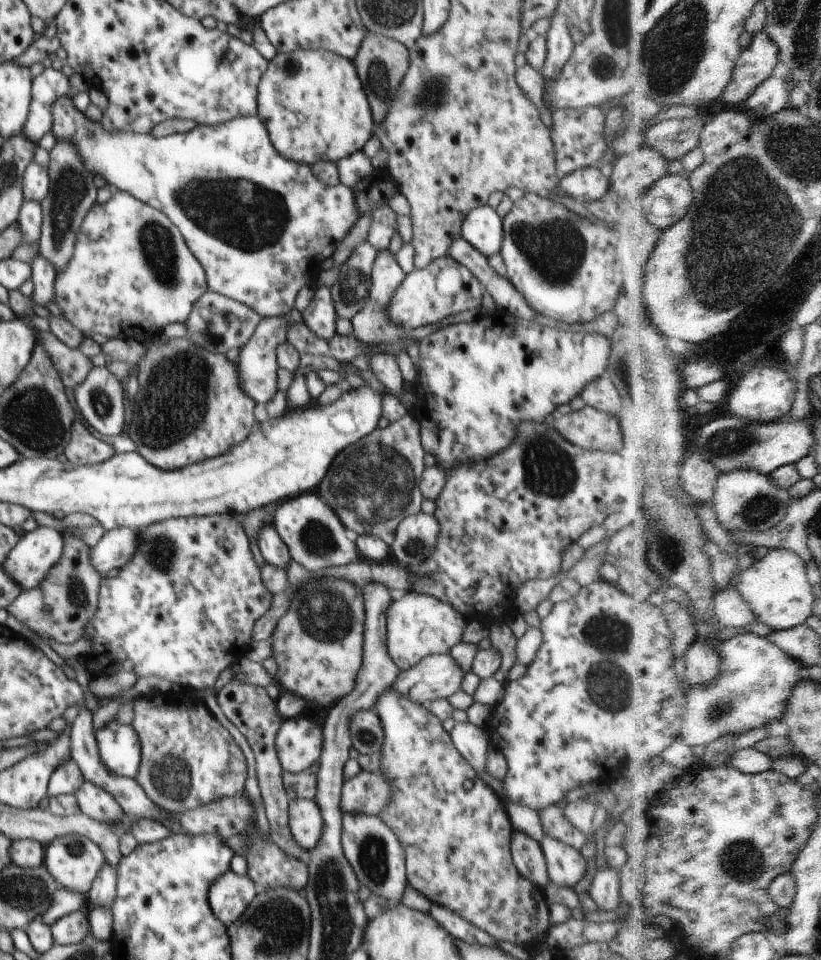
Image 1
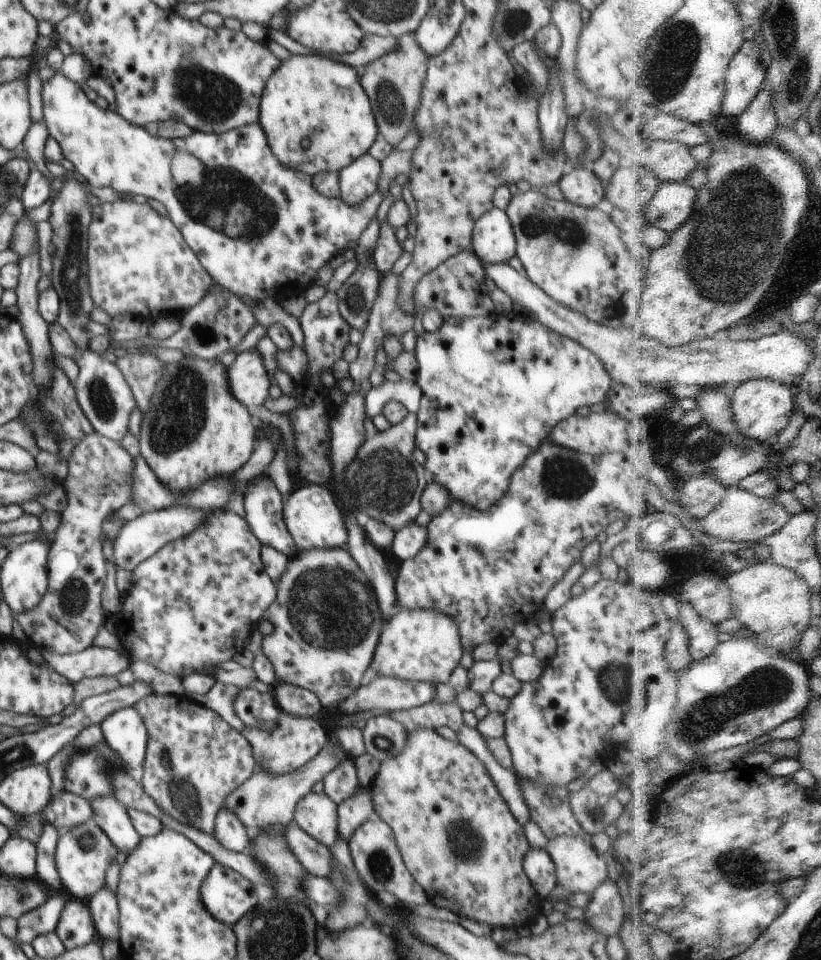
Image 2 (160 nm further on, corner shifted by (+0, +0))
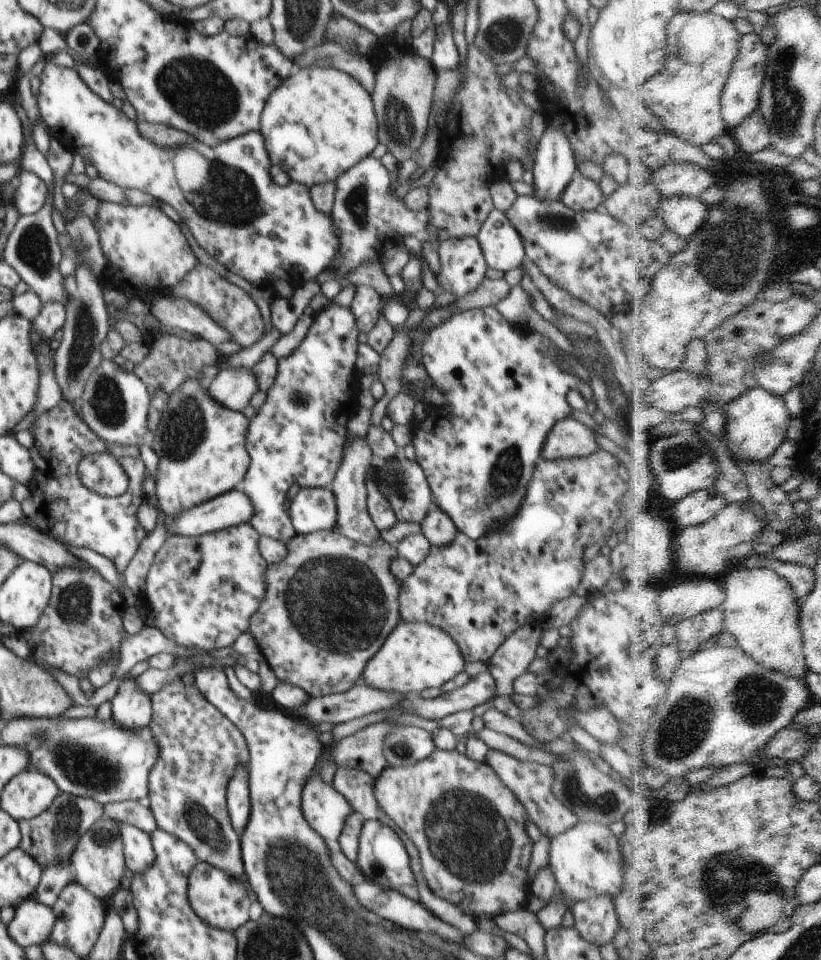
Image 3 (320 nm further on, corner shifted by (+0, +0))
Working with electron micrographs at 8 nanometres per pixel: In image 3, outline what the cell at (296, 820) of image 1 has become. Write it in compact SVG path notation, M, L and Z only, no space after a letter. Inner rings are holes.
M318 774L308 780L301 792L301 811L308 824L322 836L327 846L336 849L347 818L356 810L333 784L327 783Z

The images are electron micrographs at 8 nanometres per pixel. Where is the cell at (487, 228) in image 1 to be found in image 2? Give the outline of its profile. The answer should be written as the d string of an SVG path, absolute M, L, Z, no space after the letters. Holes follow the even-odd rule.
M493 207L473 226L472 251L486 265L508 263L517 249L515 234L505 210Z

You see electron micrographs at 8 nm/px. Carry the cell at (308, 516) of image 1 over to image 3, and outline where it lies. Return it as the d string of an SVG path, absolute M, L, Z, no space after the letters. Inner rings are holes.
M301 488L287 512L298 534L316 533L337 526L337 506L330 488Z

